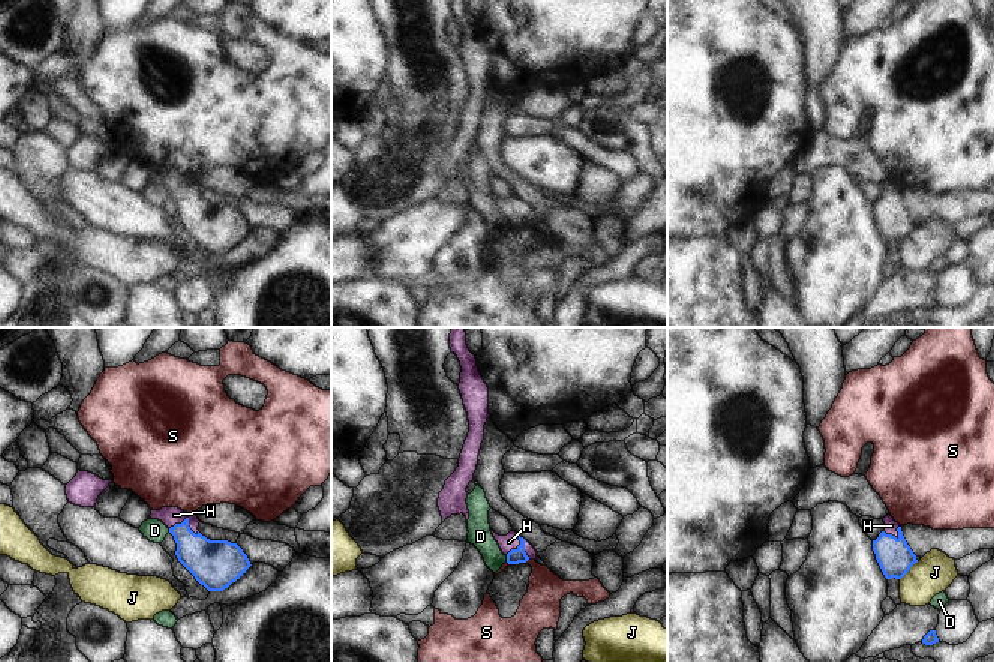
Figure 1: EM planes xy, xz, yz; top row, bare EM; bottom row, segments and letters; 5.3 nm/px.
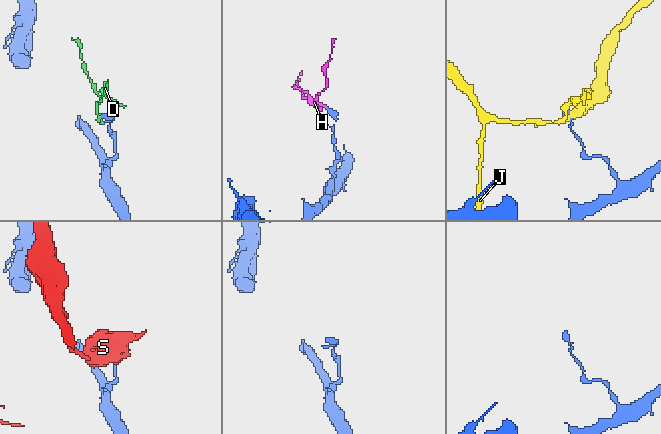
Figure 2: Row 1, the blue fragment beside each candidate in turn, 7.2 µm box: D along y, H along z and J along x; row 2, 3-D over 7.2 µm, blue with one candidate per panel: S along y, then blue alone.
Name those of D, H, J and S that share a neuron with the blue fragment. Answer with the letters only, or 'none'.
H.

